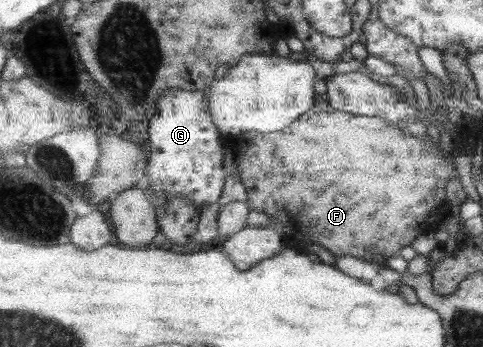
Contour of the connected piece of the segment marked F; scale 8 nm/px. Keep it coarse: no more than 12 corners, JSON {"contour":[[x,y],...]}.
{"contour":[[314,104],[222,136],[287,246],[398,256],[460,177],[430,136]]}

